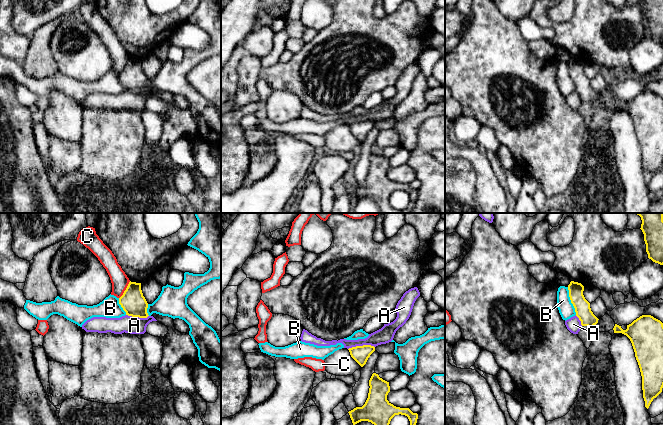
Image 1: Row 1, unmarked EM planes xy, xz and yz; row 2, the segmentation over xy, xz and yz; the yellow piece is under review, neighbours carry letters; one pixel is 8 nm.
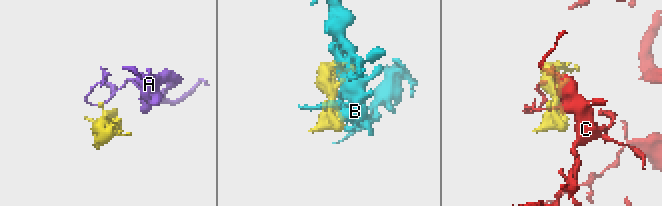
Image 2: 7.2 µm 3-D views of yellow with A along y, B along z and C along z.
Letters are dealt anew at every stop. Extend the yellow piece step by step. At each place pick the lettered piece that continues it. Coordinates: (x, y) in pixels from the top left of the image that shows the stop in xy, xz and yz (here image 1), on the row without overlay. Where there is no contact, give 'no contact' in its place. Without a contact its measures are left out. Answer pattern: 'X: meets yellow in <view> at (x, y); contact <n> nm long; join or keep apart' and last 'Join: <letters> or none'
A: meets yellow in xz at (361, 122); contact 220 nm long; keep apart
B: meets yellow in yz at (571, 77); contact 240 nm long; keep apart
C: meets yellow in xy at (125, 66); contact 170 nm long; keep apart
Join: none

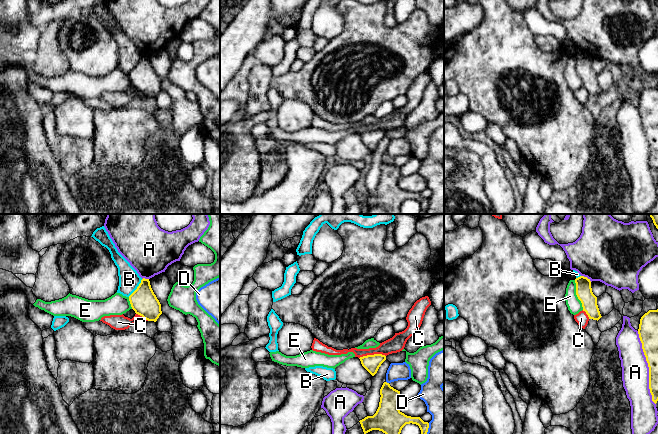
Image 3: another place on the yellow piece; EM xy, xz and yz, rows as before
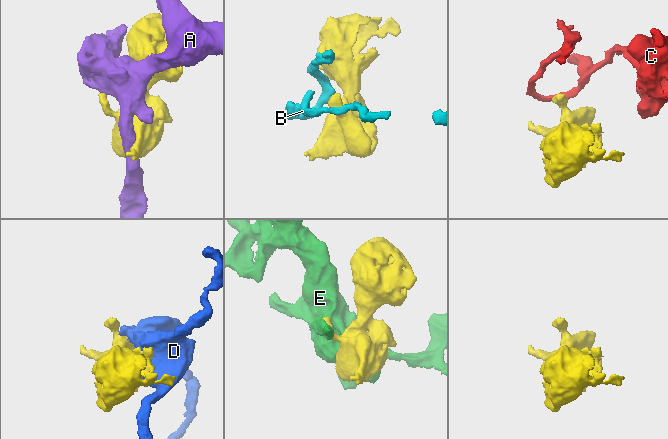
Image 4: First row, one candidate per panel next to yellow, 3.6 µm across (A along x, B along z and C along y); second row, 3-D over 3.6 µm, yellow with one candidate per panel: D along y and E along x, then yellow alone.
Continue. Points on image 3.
A: meets yellow in yz at (649, 144); contact 600 nm long; keep apart
B: meets yellow in xy at (137, 64); contact 180 nm long; keep apart
C: meets yellow in xz at (372, 131); contact 220 nm long; keep apart
D: meets yellow in xz at (427, 206); contact 130 nm long; keep apart
E: meets yellow in yz at (576, 70); contact 260 nm long; keep apart
Join: none

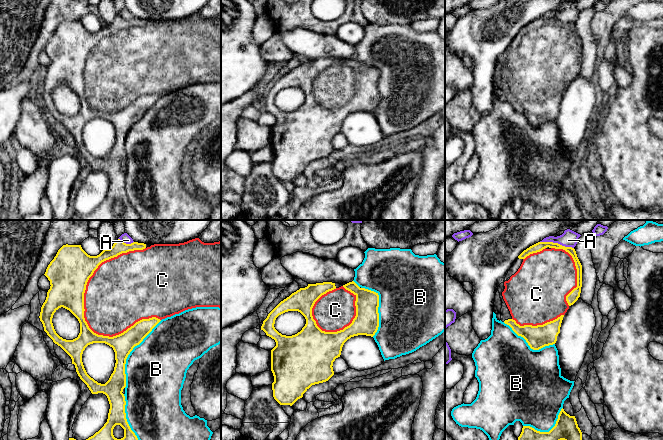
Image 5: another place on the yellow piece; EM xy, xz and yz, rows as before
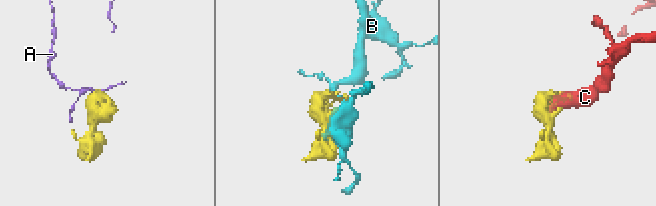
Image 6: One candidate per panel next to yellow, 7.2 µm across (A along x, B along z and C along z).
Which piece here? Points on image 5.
A: meets yellow in yz at (557, 19); contact 280 nm long; keep apart
B: meets yellow in xy at (129, 129); contact 600 nm long; keep apart
C: meets yellow in xy at (91, 51); contact 800 nm long; join
Join: C

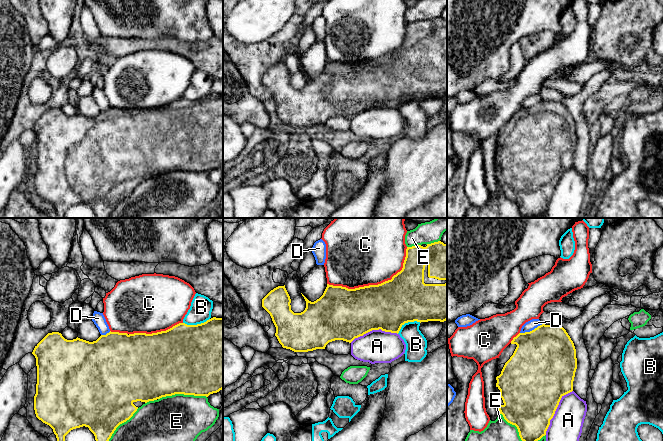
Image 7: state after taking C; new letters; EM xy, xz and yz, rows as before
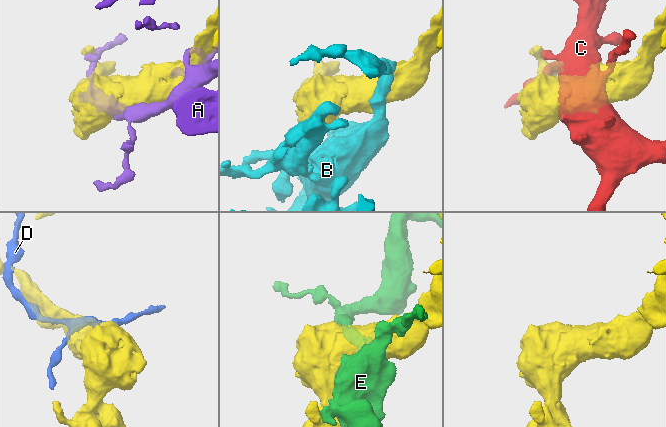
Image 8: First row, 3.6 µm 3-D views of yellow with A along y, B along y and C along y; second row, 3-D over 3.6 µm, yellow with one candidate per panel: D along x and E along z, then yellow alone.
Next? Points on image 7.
A: meets yellow in yz at (555, 186); contact 420 nm long; keep apart
B: meets yellow in xy at (197, 100); contact 220 nm long; keep apart
C: meets yellow in xz at (375, 61); contact 700 nm long; keep apart
D: meets yellow in yz at (532, 106); contact 200 nm long; keep apart
E: meets yellow in xy at (182, 169); contact 400 nm long; keep apart
Join: none

